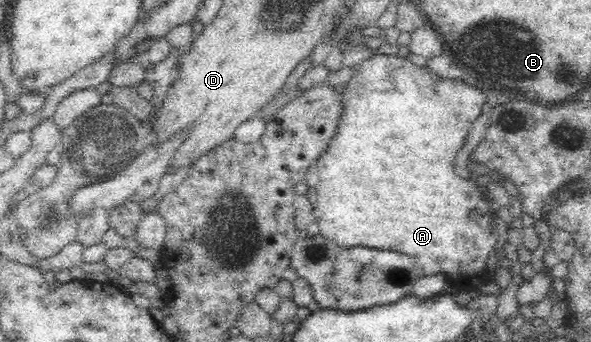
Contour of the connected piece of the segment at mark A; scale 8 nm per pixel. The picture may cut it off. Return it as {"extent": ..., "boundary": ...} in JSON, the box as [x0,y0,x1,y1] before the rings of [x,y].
{"extent":[314,54,499,285],"boundary":[[[375,54],[373,57],[364,59],[346,83],[345,87],[339,92],[338,108],[339,119],[335,133],[331,136],[325,151],[319,155],[316,163],[319,167],[319,183],[315,185],[317,198],[314,203],[314,218],[319,224],[320,233],[333,243],[350,248],[353,246],[367,246],[379,248],[381,250],[395,249],[399,253],[411,255],[414,266],[423,277],[446,273],[457,283],[457,285],[473,285],[475,279],[481,277],[483,270],[486,271],[488,263],[492,261],[492,256],[496,247],[499,246],[497,235],[488,227],[490,217],[487,213],[487,202],[482,197],[482,190],[477,191],[477,185],[461,179],[455,171],[455,155],[463,147],[465,136],[475,117],[481,113],[481,105],[485,101],[485,95],[477,91],[475,87],[465,85],[457,79],[445,79],[432,73],[427,66],[416,66],[408,58],[398,57],[397,55]]]}

